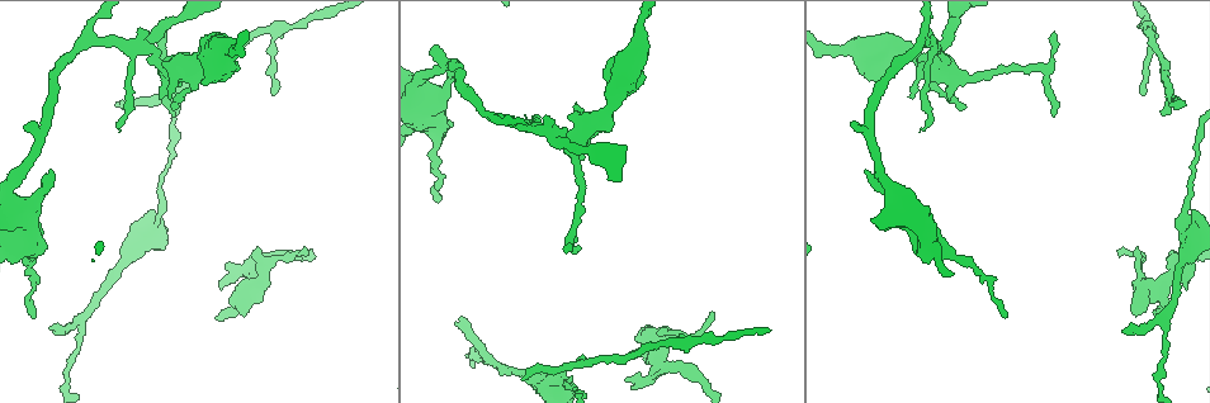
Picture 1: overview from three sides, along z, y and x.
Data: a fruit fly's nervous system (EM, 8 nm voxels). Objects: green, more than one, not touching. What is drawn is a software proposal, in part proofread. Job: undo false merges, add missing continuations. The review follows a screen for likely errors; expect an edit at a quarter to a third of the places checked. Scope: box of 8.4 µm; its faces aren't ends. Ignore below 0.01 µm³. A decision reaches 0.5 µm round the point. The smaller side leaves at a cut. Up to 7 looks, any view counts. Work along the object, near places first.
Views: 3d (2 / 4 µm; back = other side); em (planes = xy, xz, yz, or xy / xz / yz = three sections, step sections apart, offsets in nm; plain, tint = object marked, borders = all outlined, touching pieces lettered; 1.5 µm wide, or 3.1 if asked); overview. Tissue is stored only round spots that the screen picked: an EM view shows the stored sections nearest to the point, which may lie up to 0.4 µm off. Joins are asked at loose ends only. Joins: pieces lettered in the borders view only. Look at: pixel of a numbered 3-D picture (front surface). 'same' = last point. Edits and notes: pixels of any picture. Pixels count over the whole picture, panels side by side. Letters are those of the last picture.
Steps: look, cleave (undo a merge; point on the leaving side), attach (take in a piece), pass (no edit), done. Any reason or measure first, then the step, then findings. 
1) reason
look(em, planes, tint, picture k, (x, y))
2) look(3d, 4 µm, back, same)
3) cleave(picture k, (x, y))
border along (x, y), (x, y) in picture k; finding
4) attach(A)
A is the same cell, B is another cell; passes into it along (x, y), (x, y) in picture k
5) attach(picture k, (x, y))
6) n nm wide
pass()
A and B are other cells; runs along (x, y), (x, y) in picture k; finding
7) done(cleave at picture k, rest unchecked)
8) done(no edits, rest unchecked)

an open end
look(3d, 2 µm, picture 1, (62, 333))

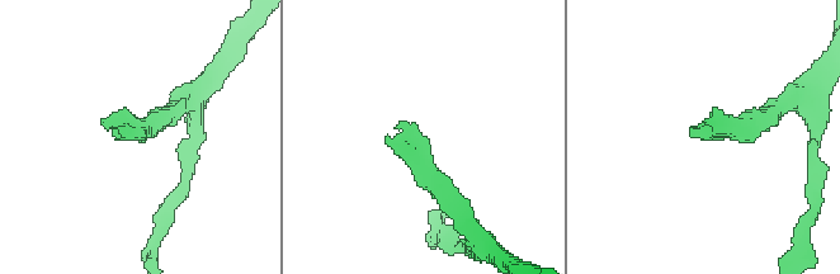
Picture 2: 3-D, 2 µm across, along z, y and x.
look(em, xy, step 4, plain, picture 2, (127, 135))

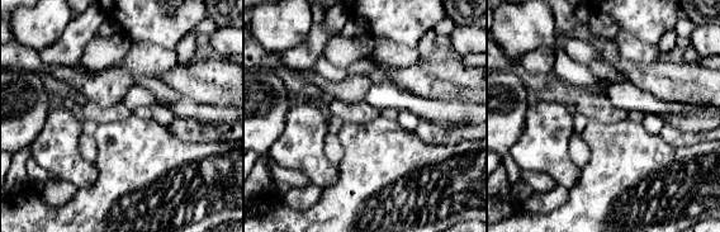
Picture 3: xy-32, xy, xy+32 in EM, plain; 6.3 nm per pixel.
what lies round it
look(em, xy, step 4, borders, same)

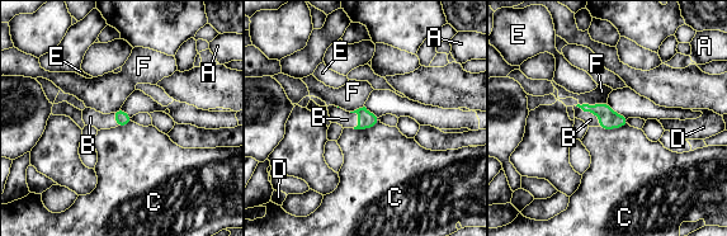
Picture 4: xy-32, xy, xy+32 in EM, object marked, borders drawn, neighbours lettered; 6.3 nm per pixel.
90 nm wide; B touches over 200 nm
attach(picture 4, (590, 119))
B is the same cell, A, C, D, E and F are other cells; it goes on there

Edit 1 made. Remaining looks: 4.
see it whole again
look(overview)

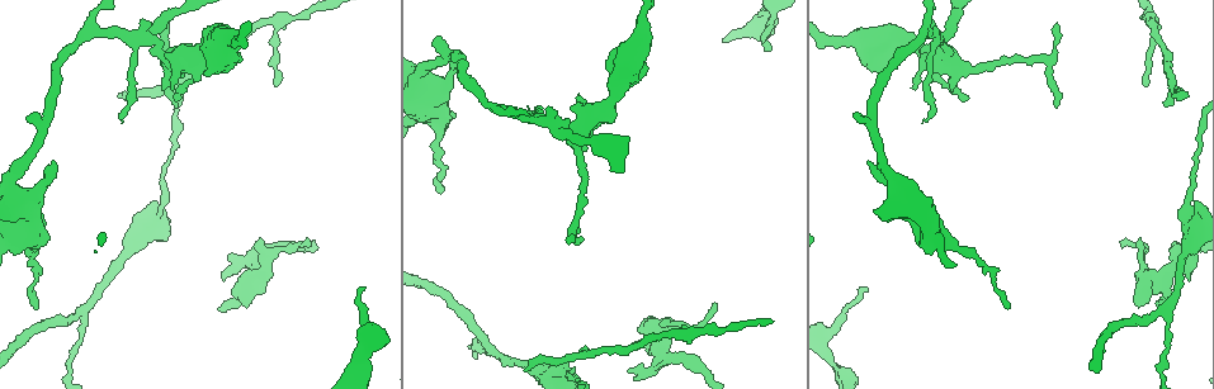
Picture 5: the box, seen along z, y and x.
stops while still wide
look(em, planes, plain, picture 5, (649, 318))

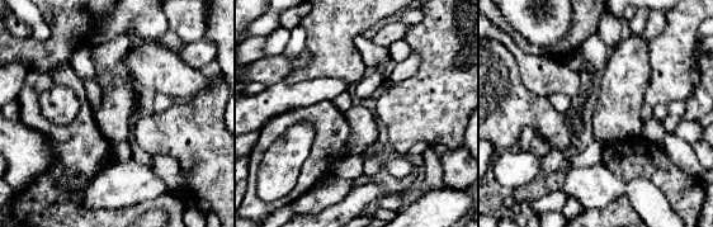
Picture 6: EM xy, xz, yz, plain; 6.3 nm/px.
see the neighbours
look(em, planes, borders, same)

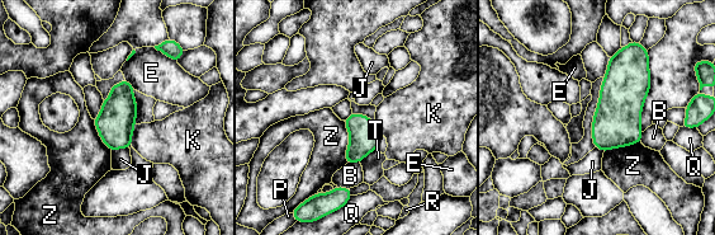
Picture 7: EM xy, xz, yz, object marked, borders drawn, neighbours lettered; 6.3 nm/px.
pass()
B, E, J, K, P, Q, R, T and Z are other cells; border along (342, 121), (349, 135), (346, 163) in picture 7; none of them fits

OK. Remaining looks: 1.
done(attach at picture 4, rest unchecked)

